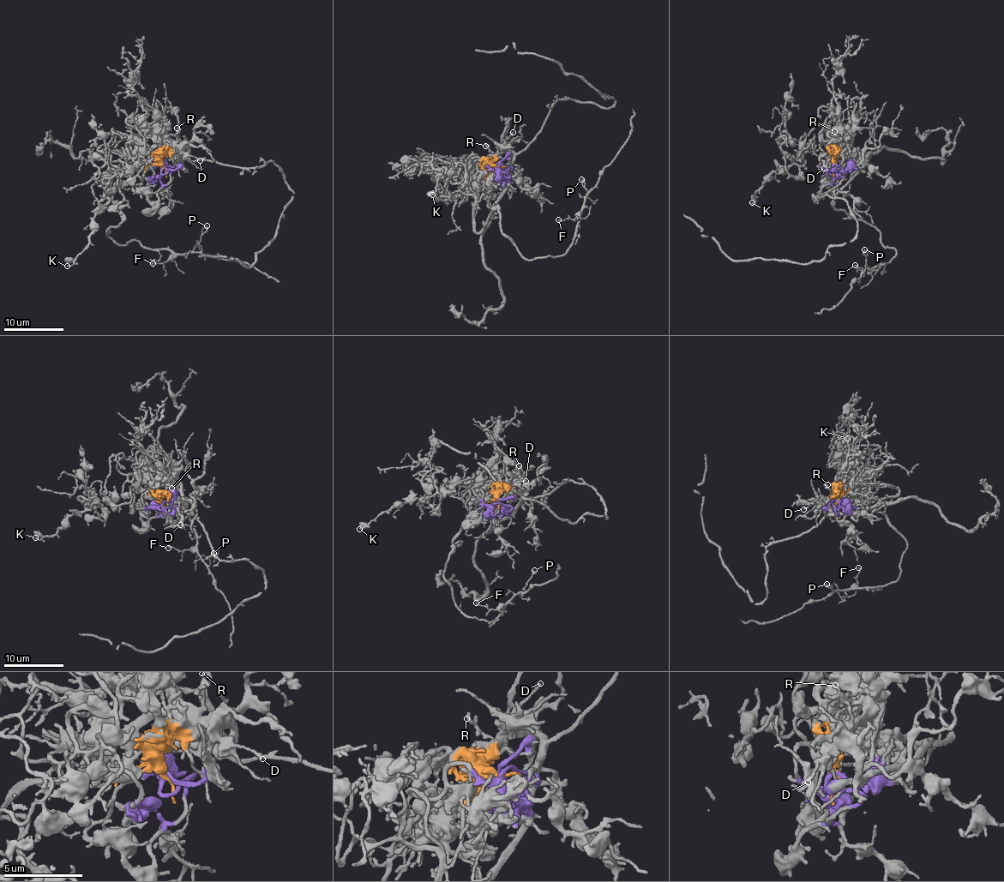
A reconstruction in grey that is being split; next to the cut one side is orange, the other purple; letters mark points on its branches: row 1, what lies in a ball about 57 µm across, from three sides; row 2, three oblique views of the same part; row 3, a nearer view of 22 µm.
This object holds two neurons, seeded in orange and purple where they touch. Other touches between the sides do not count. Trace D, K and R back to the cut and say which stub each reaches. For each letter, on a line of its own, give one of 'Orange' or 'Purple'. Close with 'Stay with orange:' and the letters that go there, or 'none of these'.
D: Orange
K: Purple
R: Orange
Stay with orange: D, R

